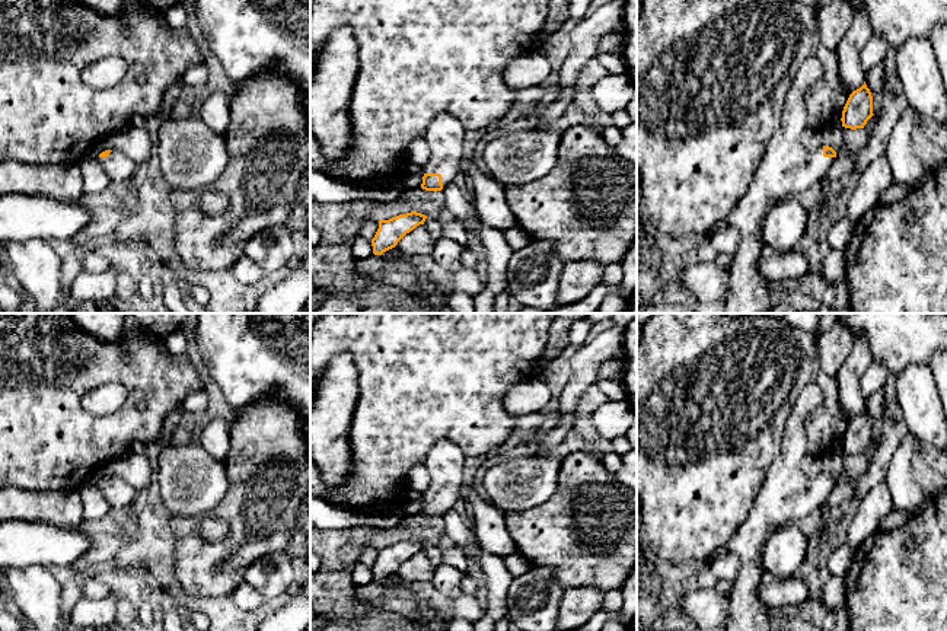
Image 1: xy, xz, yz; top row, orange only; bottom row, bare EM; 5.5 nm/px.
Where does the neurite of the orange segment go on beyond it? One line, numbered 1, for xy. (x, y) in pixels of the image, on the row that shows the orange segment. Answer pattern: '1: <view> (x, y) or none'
1: xy (118, 166)

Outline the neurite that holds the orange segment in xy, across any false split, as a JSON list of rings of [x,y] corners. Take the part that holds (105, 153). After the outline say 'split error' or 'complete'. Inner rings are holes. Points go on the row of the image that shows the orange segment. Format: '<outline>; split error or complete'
[[[105,150],[99,154],[99,165],[111,184],[127,184],[137,169],[137,163],[119,150]]]; split error

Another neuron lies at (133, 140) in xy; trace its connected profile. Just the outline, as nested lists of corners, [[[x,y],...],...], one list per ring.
[[[130,122],[124,128],[99,138],[90,149],[89,157],[99,162],[99,154],[105,150],[119,150],[137,165],[147,163],[154,152],[154,138],[138,122]]]

